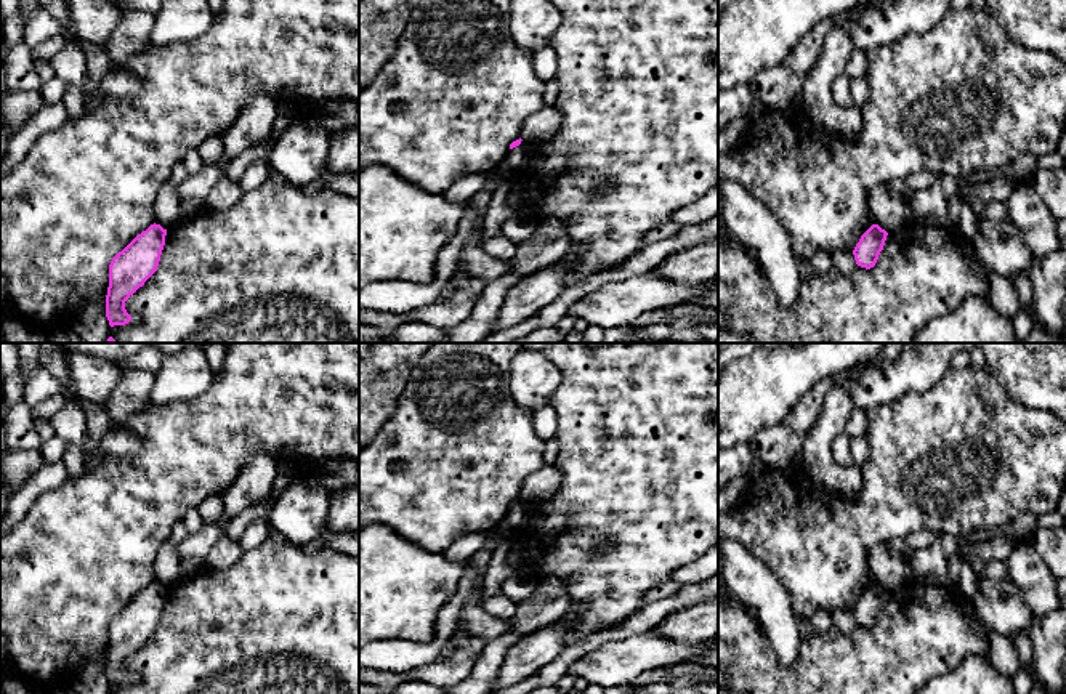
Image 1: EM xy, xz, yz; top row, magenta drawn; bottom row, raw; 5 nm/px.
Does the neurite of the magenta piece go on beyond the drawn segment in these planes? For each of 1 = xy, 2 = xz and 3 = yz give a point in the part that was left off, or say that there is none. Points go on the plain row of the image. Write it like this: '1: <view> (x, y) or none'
1: none
2: none
3: none

